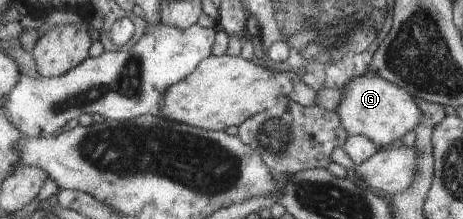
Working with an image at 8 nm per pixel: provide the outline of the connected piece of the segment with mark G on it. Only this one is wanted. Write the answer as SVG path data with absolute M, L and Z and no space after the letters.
M368 74L345 83L335 112L348 136L362 134L378 148L388 147L395 139L400 139L404 133L412 130L422 117L415 96L379 75Z

